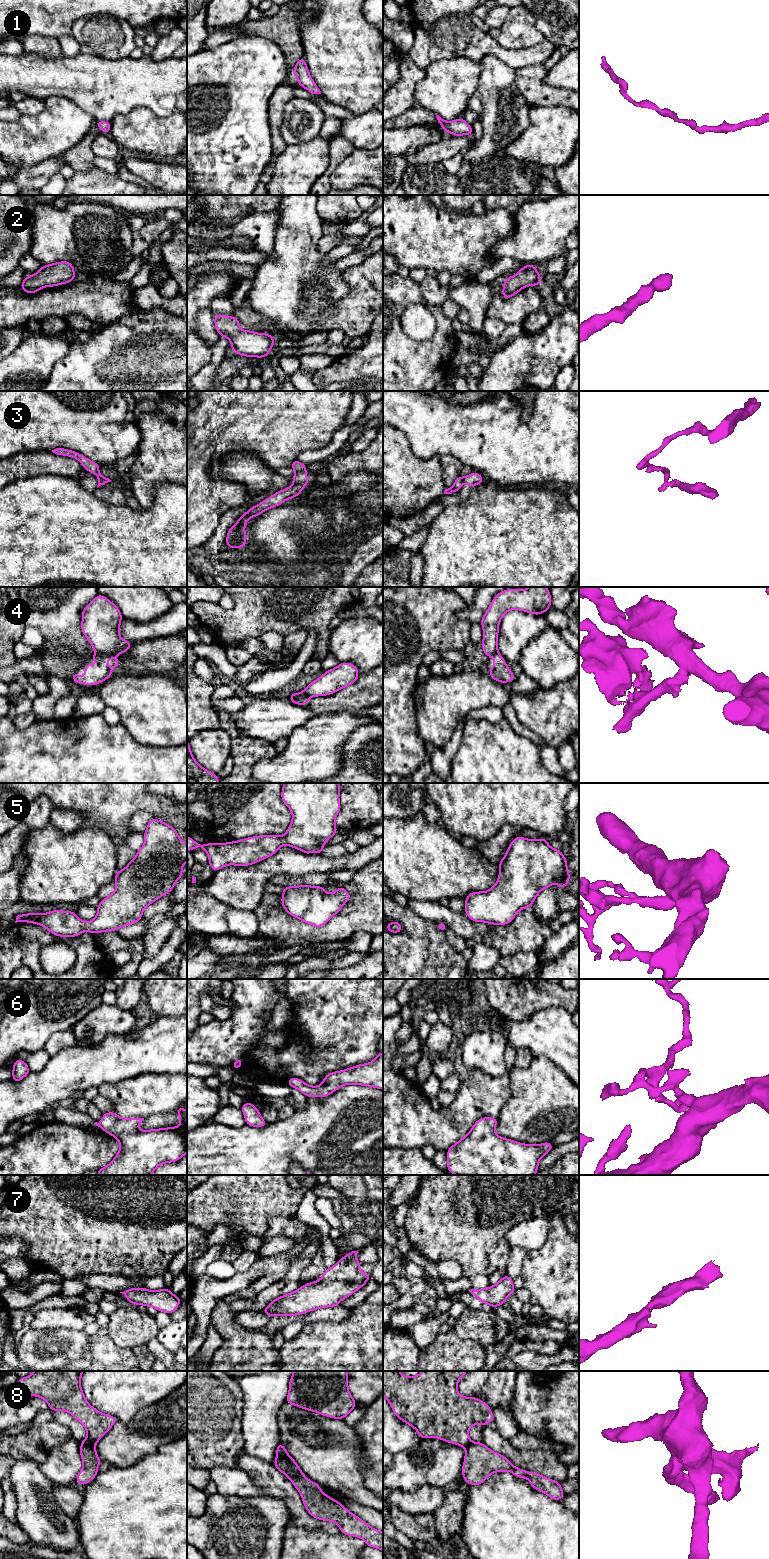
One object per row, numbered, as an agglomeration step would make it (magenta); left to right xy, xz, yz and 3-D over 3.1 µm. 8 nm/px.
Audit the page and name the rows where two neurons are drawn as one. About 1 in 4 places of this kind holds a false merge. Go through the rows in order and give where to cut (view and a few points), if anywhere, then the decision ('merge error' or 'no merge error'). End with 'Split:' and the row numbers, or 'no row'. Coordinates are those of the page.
1: cut none; no merge error
2: cut none; no merge error
3: cut xz (305, 469), (296, 472); merge error
4: cut xy (96, 652), (113, 656); merge error
5: cut none; no merge error
6: cut none; no merge error
7: cut none; no merge error
8: cut xy (81, 1443), (94, 1444); merge error
Split: 3, 4, 8

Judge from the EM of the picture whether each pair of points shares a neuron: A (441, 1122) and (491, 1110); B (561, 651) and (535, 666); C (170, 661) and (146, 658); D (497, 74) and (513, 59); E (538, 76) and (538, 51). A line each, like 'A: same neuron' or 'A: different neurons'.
A: same neuron
B: same neuron
C: same neuron
D: different neurons
E: different neurons

